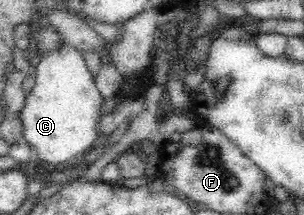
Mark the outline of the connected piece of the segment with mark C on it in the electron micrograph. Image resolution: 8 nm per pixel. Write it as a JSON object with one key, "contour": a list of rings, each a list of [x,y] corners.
{"contour":[[[63,43],[58,50],[35,61],[33,70],[35,84],[19,111],[22,137],[31,146],[36,160],[49,164],[51,169],[58,169],[87,154],[102,137],[98,121],[104,101],[81,52],[74,47]]]}

